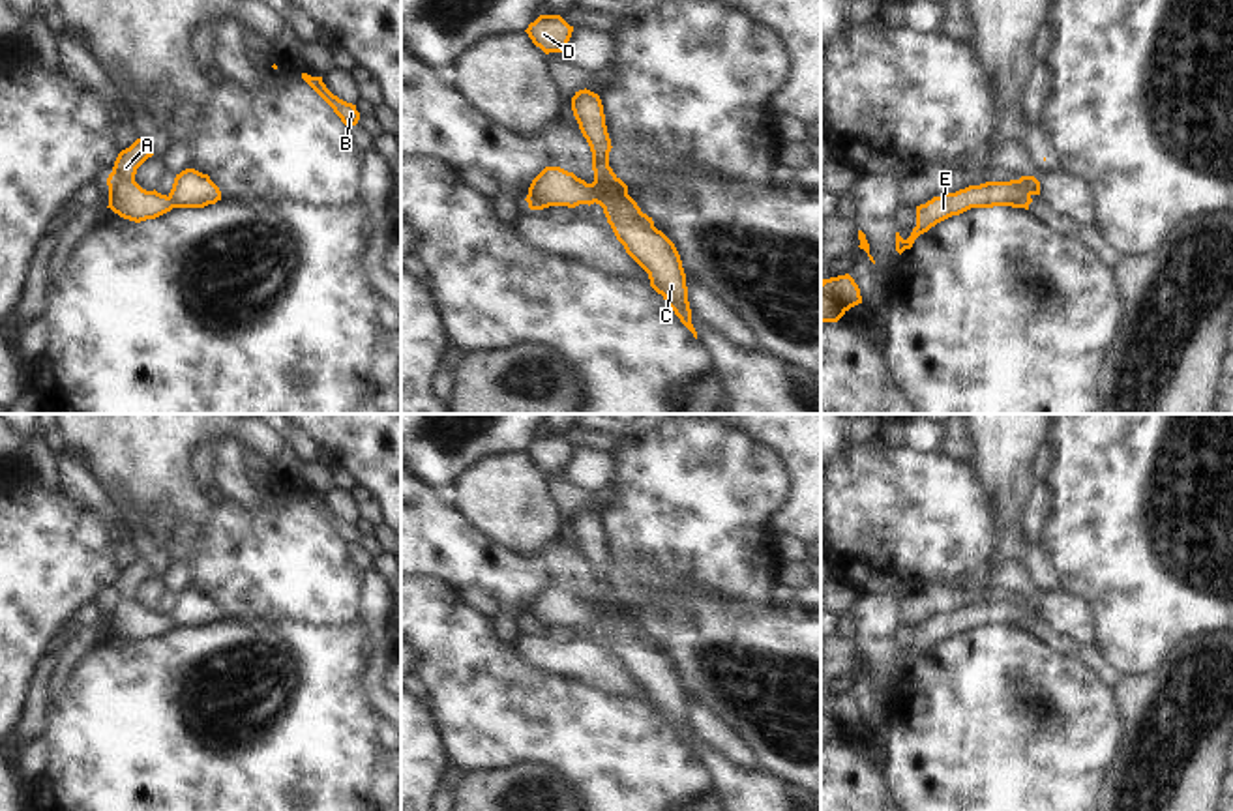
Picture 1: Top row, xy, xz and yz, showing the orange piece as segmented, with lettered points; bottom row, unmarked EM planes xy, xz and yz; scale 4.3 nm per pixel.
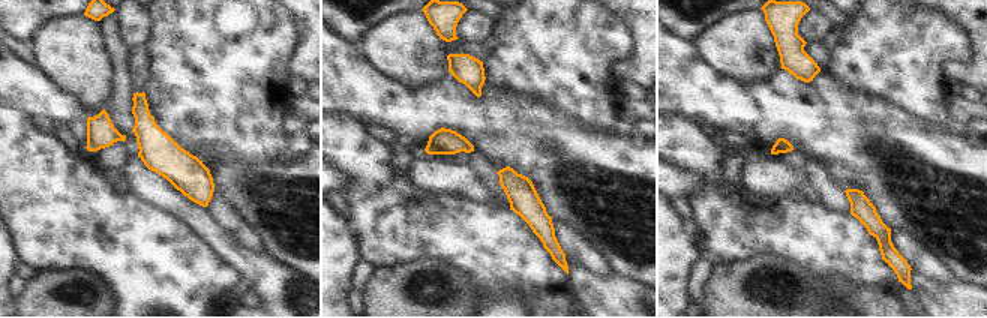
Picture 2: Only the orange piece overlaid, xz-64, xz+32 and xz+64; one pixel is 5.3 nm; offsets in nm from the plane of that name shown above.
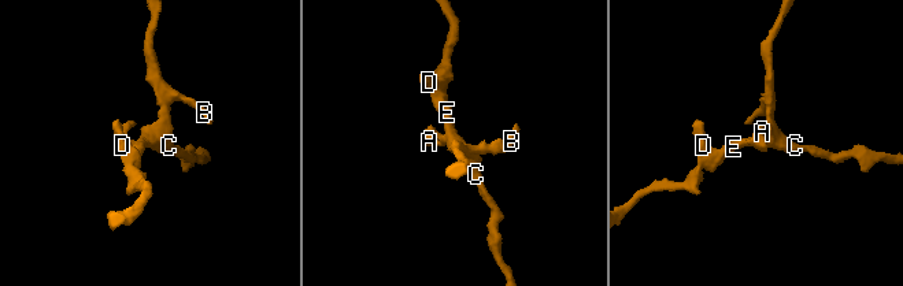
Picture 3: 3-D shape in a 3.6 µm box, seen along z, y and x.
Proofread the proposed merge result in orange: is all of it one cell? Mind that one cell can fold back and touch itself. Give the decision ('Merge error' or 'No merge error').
Merge error

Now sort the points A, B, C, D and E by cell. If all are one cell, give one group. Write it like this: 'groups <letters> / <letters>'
groups A / B C D E

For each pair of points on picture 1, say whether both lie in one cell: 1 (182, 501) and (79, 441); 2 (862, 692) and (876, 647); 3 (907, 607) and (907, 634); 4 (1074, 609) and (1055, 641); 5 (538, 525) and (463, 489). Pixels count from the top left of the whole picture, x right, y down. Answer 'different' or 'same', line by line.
1: same
2: different
3: different
4: different
5: same

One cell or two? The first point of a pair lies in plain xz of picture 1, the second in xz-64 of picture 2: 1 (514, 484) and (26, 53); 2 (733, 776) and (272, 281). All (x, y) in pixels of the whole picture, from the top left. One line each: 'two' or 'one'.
1: two
2: one

